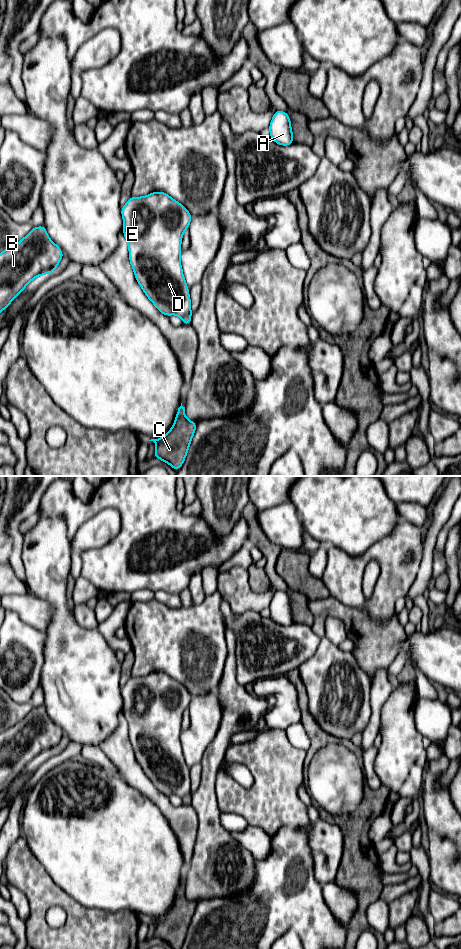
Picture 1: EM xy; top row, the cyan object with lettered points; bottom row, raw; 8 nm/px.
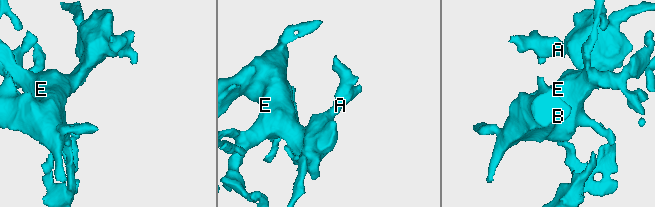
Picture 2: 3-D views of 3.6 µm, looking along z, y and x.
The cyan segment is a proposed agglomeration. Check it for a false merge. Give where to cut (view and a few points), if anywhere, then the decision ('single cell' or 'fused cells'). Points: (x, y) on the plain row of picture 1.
cut in xy along (191, 791), (182, 798); fused cells

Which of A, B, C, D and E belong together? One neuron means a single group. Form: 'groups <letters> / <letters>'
groups A B D E / C

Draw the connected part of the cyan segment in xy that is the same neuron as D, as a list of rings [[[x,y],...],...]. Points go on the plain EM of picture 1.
[[[157,671],[143,677],[131,676],[121,688],[121,695],[129,741],[145,775],[167,797],[175,794],[183,798],[190,794],[189,767],[180,742],[182,716],[192,699],[189,691],[167,673]]]

